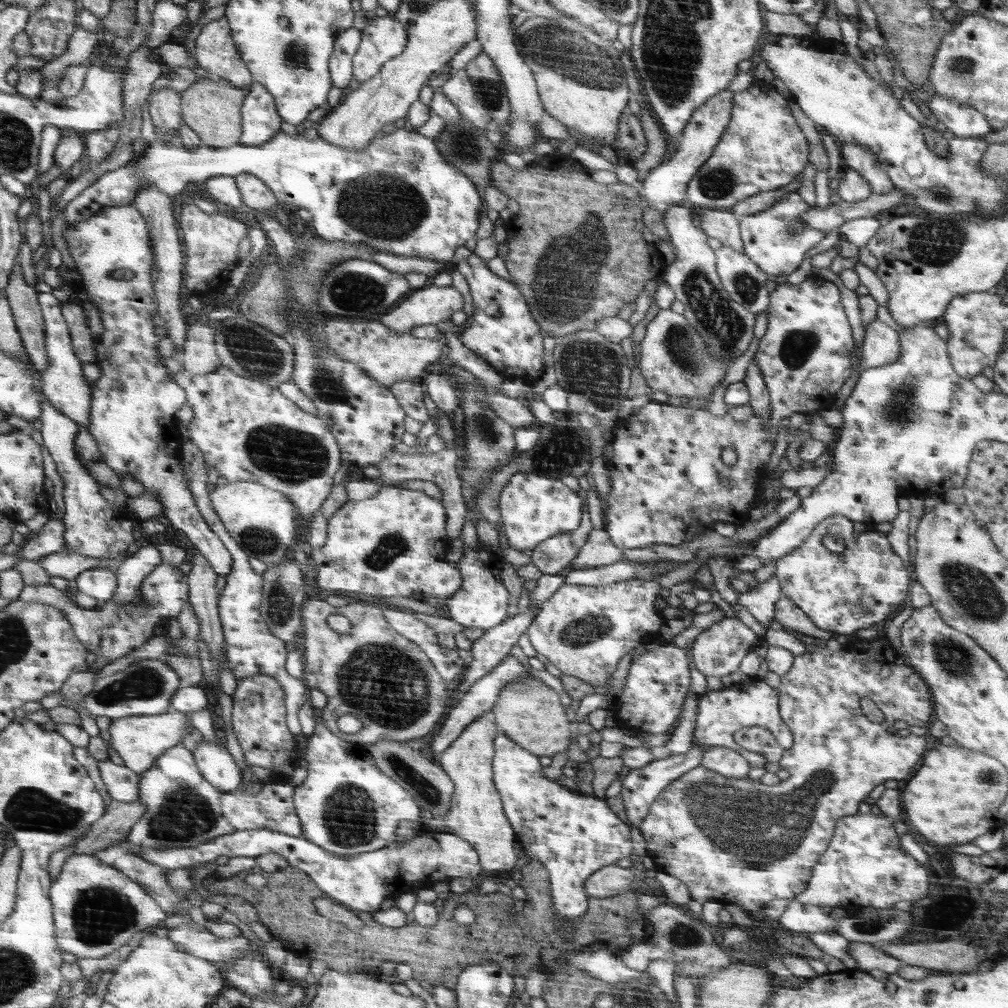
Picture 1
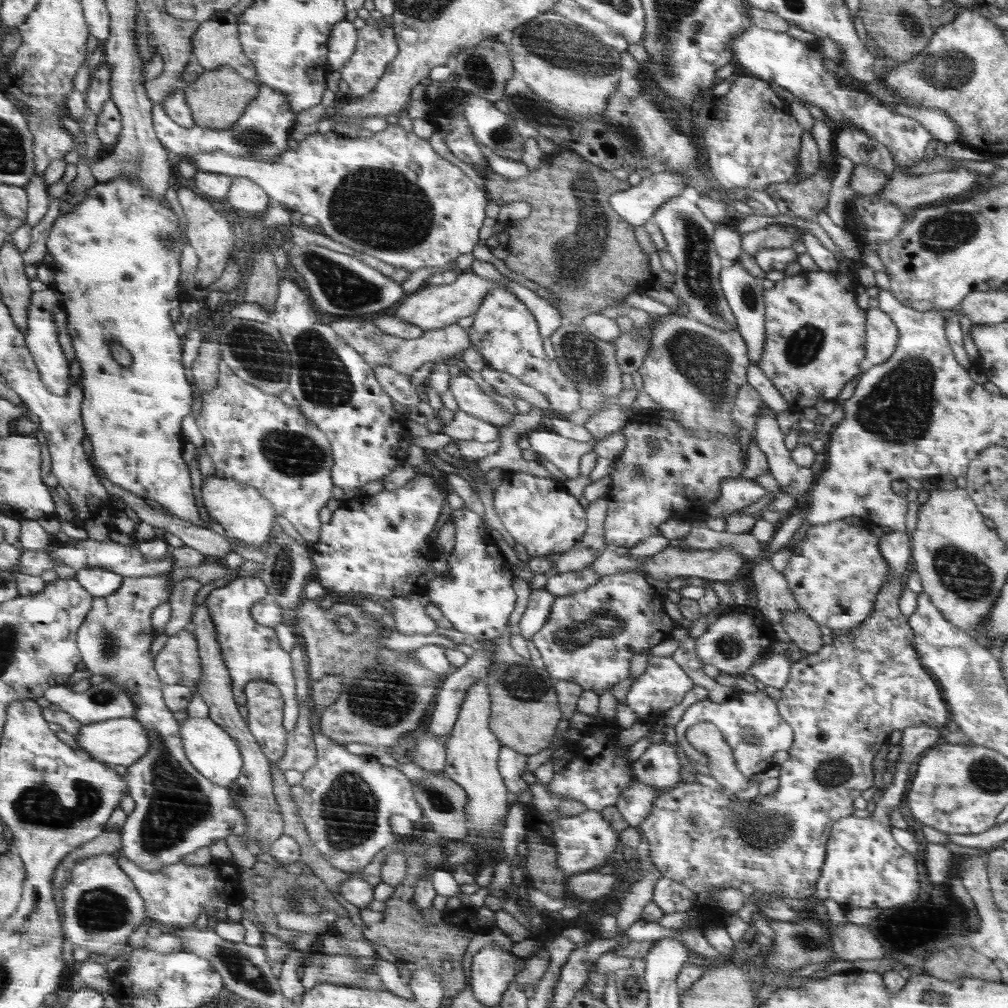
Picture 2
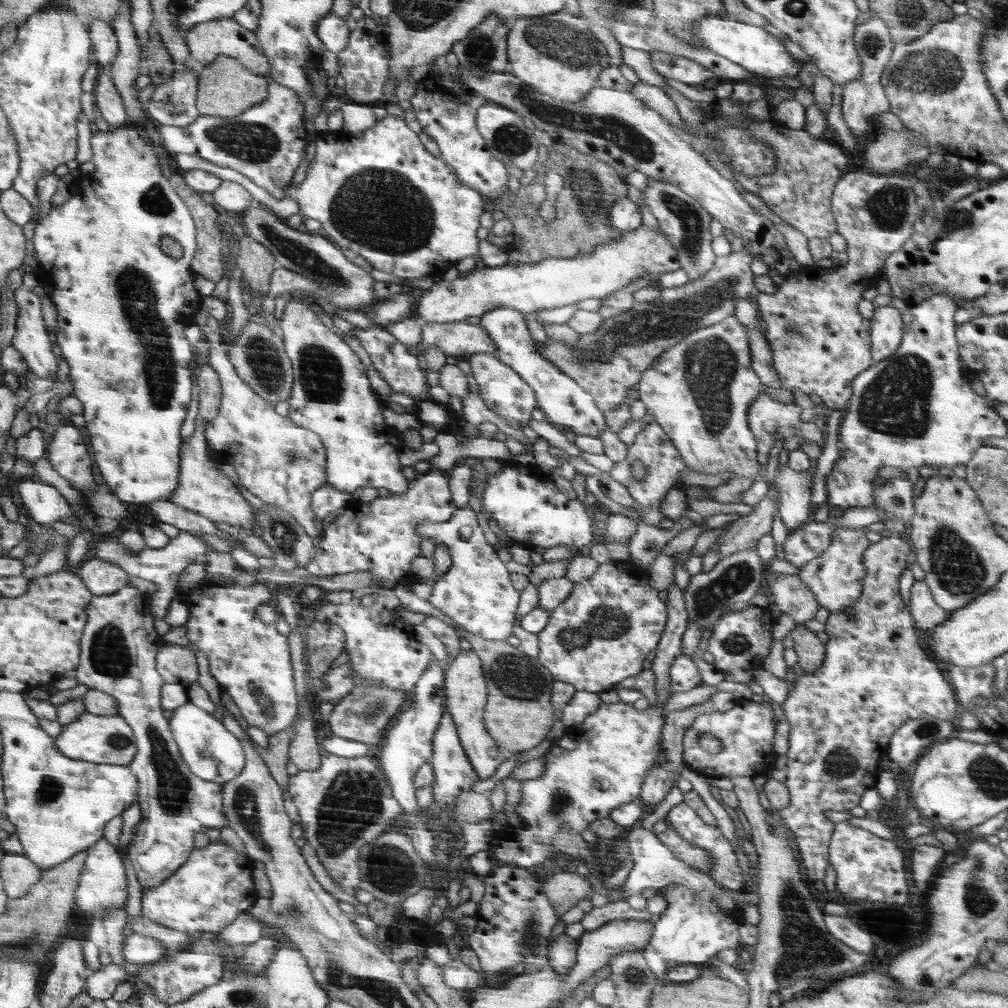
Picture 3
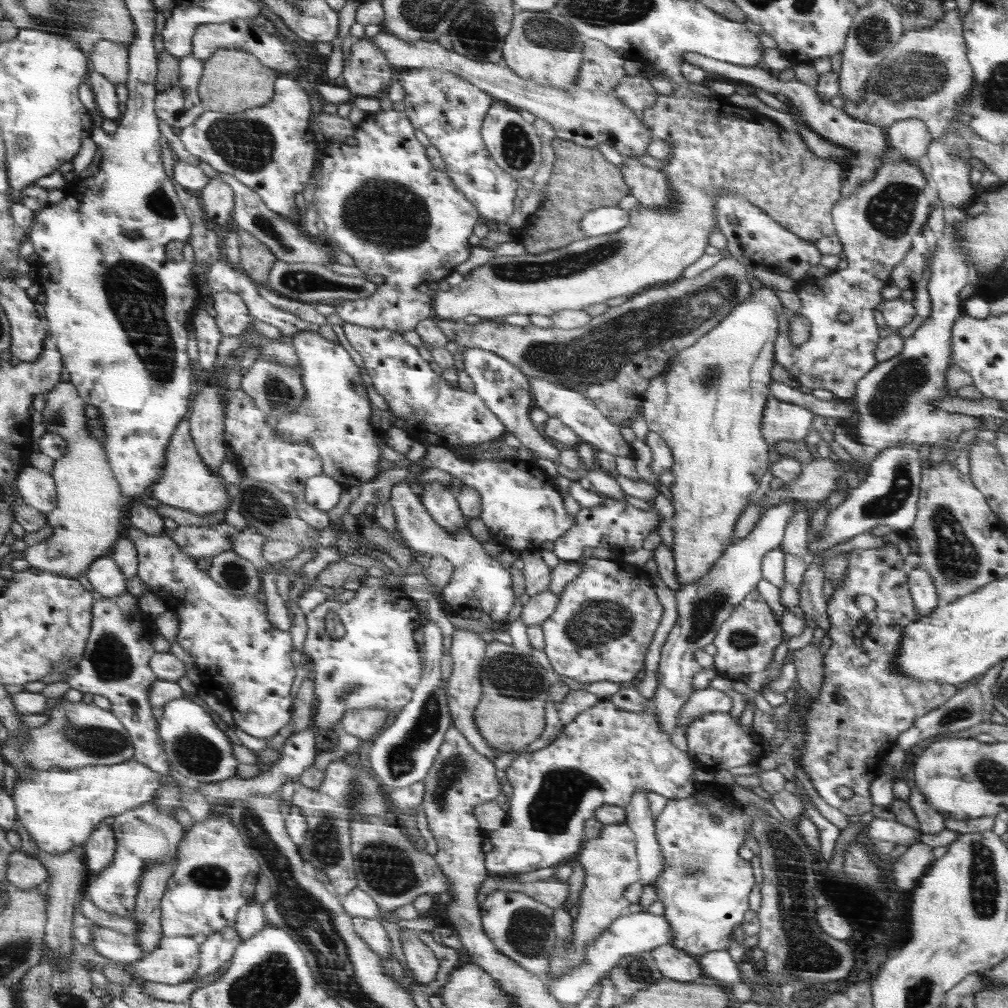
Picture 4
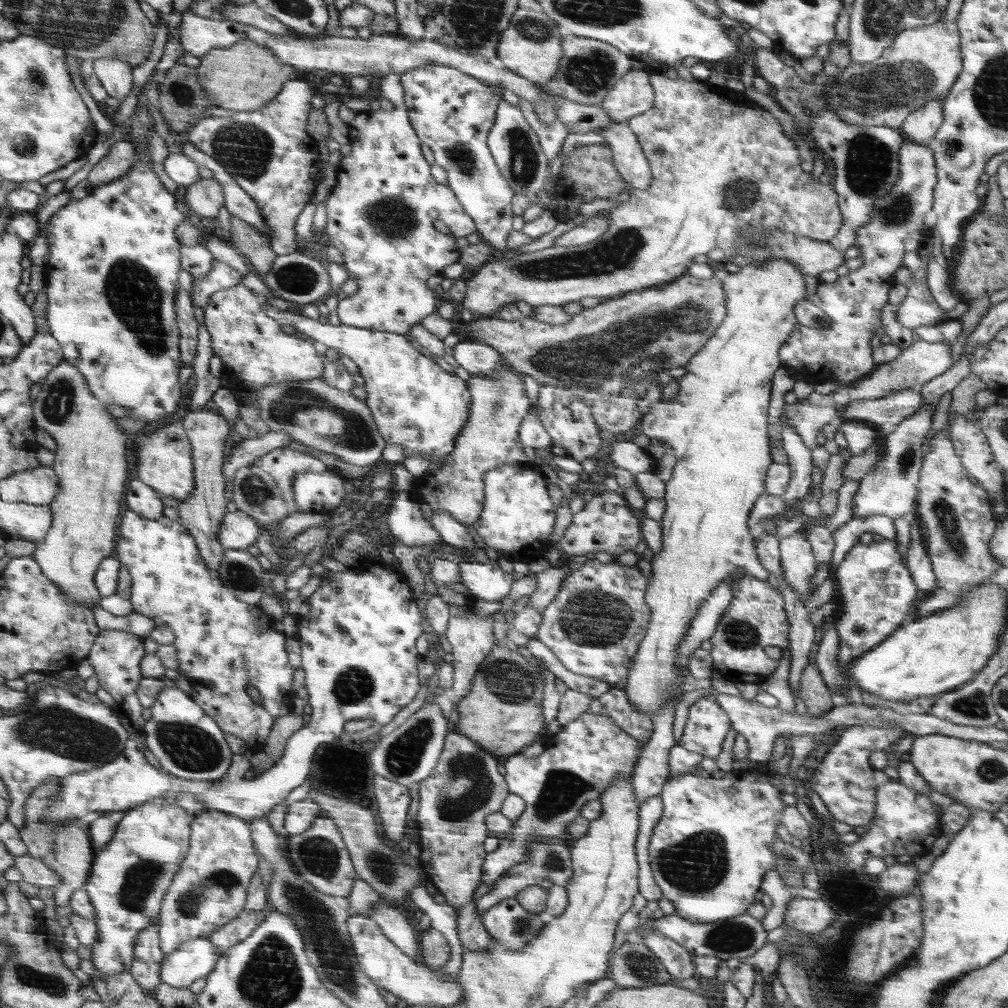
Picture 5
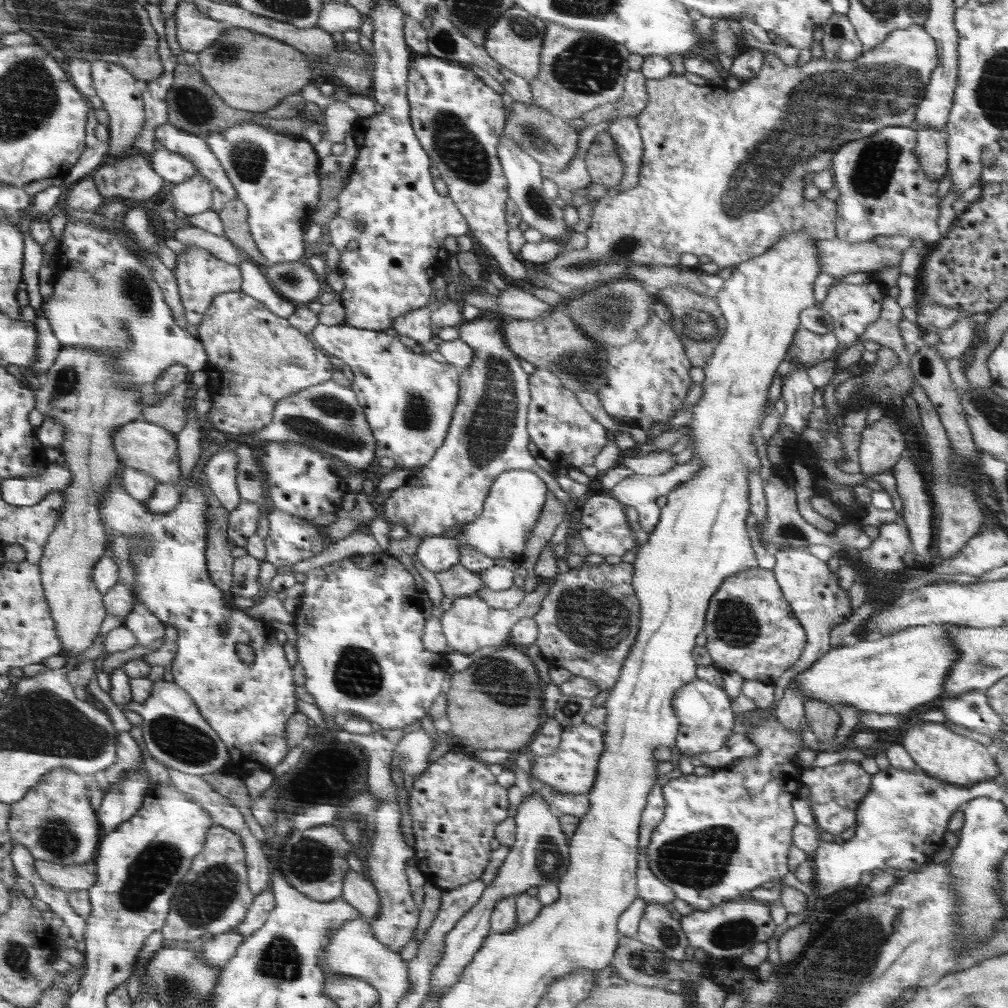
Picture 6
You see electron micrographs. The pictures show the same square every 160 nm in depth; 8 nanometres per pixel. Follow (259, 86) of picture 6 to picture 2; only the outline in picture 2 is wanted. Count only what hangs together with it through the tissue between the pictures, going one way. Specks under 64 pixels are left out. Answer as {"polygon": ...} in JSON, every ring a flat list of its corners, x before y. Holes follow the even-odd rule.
{"polygon":[[219,66,218,69,205,70,193,83,187,85,183,93,196,125,226,130,243,116,247,106,259,94,259,90,254,80,244,78,232,67]]}

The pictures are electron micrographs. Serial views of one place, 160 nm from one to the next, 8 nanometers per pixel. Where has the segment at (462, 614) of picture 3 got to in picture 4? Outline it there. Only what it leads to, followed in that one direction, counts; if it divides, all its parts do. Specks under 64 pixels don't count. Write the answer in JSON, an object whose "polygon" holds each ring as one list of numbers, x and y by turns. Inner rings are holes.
{"polygon":[[301,330,292,338,291,343,295,346,297,354,300,354,298,372,306,395,297,412,278,421,275,434,279,434,281,438,290,442,309,442,309,445,323,459,324,474,336,479,342,487,361,487,362,484,374,480,374,477,382,472,377,467,377,462,381,460,381,450,378,450,376,446,378,432,370,426,372,408,370,408,370,400,364,390,361,370,341,344,322,337,318,332],[397,482,392,487,389,503,394,507,398,516,396,532,403,538,405,546,417,551,418,554,432,553,442,555,453,564,453,575,450,582,440,593,443,611,448,614,458,614,468,620,484,622,489,629,506,631,508,611,517,599,512,591,512,581,508,566,490,557,482,548,468,528,454,534,438,525,428,514,419,495,412,492,412,488,403,482]]}

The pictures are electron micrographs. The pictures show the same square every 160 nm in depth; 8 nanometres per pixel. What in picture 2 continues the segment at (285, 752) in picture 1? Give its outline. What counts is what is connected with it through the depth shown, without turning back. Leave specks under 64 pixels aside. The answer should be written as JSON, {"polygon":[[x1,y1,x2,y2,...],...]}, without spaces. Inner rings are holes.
{"polygon":[[252,681,246,686,246,697,251,734,269,763,280,761,286,751,288,734,283,726,286,700,282,692,271,682]]}

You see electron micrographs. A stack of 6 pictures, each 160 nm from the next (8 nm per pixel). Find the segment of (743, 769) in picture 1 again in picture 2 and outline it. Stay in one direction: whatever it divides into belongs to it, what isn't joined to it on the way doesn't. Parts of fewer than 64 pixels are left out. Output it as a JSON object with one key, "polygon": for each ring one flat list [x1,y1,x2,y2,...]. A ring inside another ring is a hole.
{"polygon":[[711,723,696,725,688,732,687,740,707,756,706,766,720,785,738,795,748,787,747,777,736,767,733,751]]}

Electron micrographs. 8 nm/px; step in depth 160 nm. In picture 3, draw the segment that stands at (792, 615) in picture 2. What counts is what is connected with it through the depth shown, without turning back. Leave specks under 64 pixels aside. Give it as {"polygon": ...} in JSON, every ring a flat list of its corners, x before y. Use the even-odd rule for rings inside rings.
{"polygon":[[797,623,790,632,794,641,794,650,798,656,798,664,803,672,812,673,819,669,826,659,826,645,816,637,816,632,810,631,804,623]]}

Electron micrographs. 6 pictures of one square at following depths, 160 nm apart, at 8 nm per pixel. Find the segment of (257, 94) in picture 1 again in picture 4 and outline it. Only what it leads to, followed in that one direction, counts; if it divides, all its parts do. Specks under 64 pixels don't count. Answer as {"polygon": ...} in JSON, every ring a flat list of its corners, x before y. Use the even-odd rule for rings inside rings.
{"polygon":[[282,75,275,82,275,97,266,105,234,114,223,110,205,110,194,124,180,128,182,131,178,136,190,154,208,163,216,171,234,175,242,184,257,192,270,210,276,211,280,216,296,216,300,210,296,208,294,194,300,194,304,190,316,158,316,144,314,134,308,128,308,116,310,100,306,90,302,90,294,78]]}

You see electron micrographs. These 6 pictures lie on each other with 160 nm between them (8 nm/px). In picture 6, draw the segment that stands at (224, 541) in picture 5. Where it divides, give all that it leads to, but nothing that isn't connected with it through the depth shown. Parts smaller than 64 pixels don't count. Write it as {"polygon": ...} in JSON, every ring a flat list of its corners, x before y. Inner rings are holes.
{"polygon":[[241,500,234,510,229,511,227,537,236,546,245,547,250,536,257,535,257,524,262,511,255,502]]}

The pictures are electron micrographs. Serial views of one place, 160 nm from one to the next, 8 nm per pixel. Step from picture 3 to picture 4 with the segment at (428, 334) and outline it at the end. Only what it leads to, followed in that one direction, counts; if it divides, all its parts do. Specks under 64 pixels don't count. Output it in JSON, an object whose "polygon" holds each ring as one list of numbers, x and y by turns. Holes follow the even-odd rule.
{"polygon":[[726,255,715,266,699,272,696,278,677,280,661,285,660,288,647,288,636,293,628,302,608,312,594,316,586,326,575,329,536,326,498,326,491,320,484,319,478,324,467,325,461,320,438,321,438,326,445,332,447,339,459,348,479,348,492,351,494,354,508,359,527,377,543,379,548,382,567,387,591,399,595,406,616,426,627,425,630,420,640,413,642,401,652,379,665,374,669,363,682,350,694,345,699,338,711,332,740,304,747,301,752,290,746,276,746,264,738,263,736,258]]}

